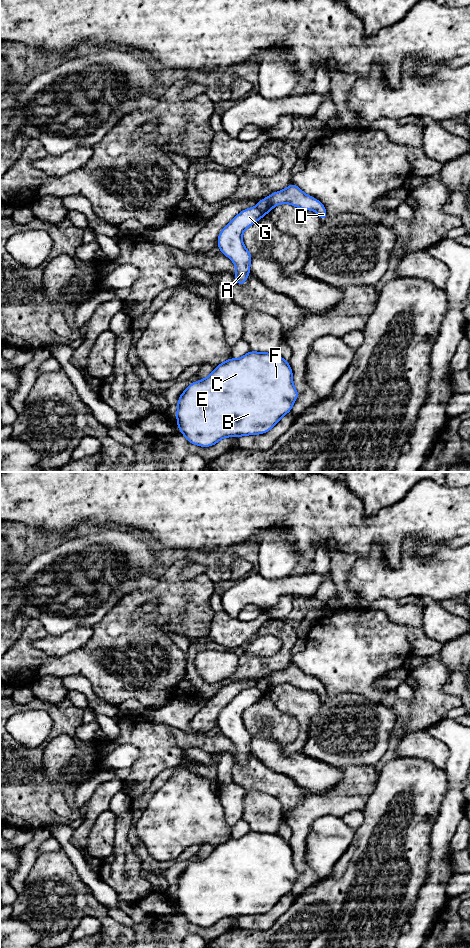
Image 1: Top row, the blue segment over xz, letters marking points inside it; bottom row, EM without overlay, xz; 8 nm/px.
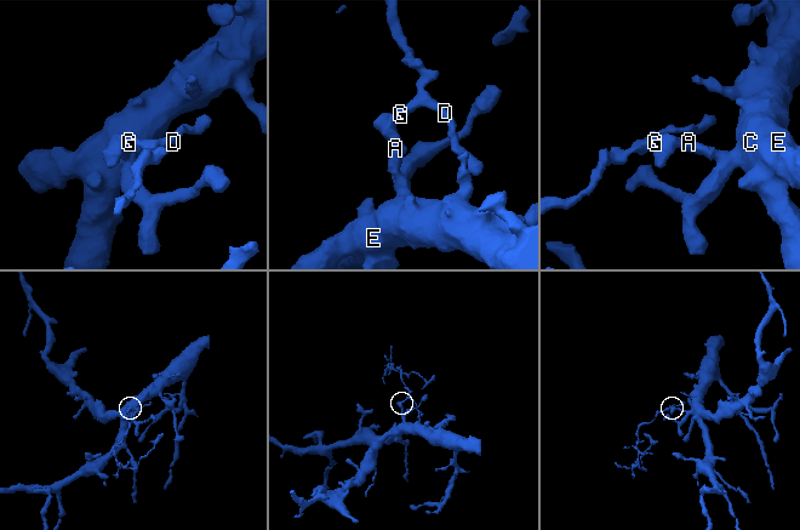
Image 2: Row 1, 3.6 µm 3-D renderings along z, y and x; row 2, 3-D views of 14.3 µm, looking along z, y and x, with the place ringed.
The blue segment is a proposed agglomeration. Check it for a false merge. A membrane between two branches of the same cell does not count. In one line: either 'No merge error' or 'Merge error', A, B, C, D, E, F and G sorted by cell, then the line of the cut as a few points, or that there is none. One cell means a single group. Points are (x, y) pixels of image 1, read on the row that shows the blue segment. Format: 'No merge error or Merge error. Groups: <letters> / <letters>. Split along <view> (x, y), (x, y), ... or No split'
Merge error. Groups: A B C E F G / D. Split along xz (256, 206), (265, 214)

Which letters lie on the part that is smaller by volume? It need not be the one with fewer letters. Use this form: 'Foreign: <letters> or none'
Foreign: D

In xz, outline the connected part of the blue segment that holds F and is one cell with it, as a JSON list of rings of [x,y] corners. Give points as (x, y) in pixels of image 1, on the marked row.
[[[249,351],[241,358],[230,358],[216,366],[207,378],[191,383],[180,395],[176,413],[179,432],[191,444],[201,447],[215,445],[225,437],[259,435],[268,432],[285,414],[291,412],[299,396],[292,377],[293,372],[288,361],[277,353]]]

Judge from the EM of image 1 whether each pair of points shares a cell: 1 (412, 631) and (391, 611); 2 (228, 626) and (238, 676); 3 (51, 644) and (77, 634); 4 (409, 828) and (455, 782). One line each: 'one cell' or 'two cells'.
1: one cell
2: two cells
3: one cell
4: two cells

